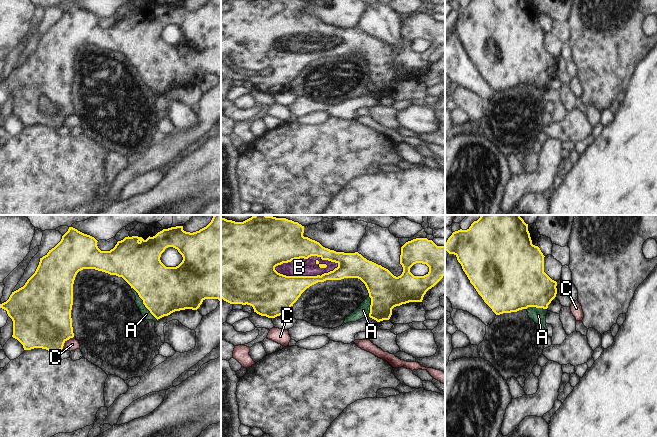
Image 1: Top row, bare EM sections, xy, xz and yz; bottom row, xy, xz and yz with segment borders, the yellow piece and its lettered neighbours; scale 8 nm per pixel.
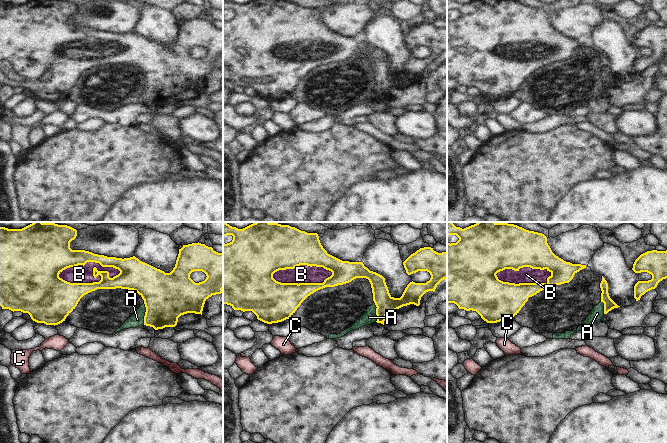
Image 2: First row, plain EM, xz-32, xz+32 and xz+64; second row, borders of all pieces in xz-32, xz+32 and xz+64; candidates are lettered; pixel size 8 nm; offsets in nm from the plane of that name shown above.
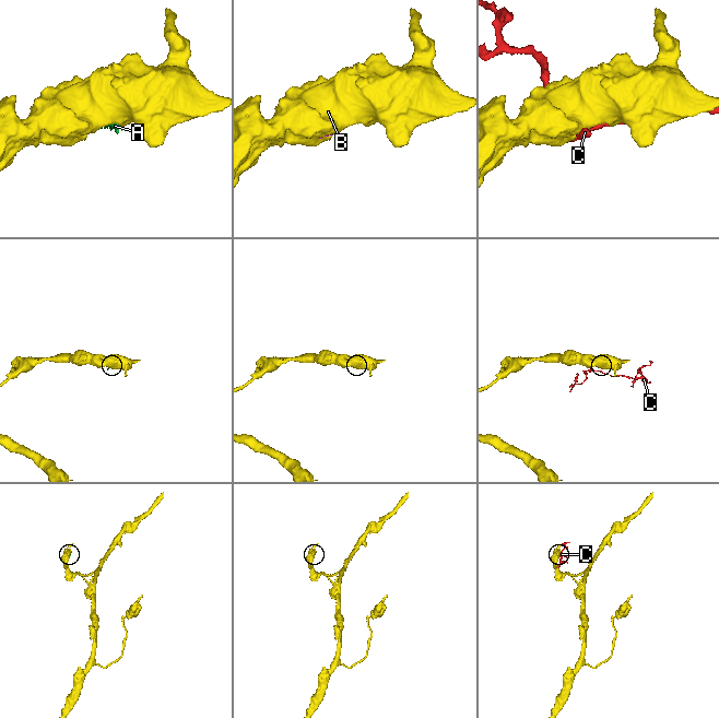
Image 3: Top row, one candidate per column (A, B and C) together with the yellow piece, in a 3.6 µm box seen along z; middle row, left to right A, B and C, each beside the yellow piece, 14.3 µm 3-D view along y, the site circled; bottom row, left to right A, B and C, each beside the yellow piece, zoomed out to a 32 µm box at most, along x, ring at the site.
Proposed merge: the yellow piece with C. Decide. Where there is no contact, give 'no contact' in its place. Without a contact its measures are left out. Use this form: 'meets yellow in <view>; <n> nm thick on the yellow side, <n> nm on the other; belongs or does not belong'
meets yellow in xy; 440 nm thick on the yellow side, 100 nm on the other; does not belong

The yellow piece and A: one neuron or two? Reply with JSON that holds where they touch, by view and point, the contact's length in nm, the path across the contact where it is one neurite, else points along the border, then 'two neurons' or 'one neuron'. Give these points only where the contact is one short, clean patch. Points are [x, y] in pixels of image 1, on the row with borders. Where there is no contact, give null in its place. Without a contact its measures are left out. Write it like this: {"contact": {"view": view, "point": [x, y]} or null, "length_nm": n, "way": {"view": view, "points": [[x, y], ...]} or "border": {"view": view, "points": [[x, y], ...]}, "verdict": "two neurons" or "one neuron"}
{"contact": {"view": "xy", "point": [143, 301]}, "length_nm": 380, "way": {"view": "xy", "points": [[164, 290], [154, 298], [143, 301], [146, 307], [146, 314]]}, "verdict": "one neuron"}

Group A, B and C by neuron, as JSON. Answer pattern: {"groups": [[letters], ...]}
{"groups": [["A", "B"], ["C"]]}

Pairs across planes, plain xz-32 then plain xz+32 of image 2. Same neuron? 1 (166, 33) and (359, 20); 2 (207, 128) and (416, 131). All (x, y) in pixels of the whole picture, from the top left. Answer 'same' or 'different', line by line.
1: different
2: same

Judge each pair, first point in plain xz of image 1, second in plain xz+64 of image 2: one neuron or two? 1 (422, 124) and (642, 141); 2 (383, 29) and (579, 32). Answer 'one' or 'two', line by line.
1: two
2: two

